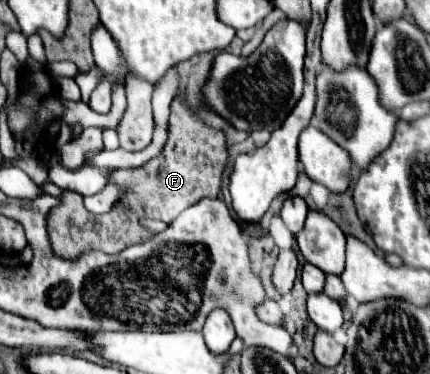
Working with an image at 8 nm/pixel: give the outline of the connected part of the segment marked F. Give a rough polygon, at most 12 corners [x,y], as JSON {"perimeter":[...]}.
{"perimeter":[[170,106],[162,154],[114,170],[126,200],[102,216],[62,192],[54,252],[118,254],[220,192],[224,134]]}

